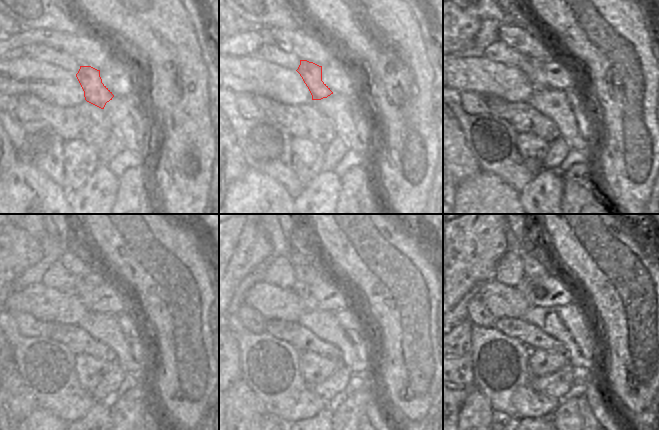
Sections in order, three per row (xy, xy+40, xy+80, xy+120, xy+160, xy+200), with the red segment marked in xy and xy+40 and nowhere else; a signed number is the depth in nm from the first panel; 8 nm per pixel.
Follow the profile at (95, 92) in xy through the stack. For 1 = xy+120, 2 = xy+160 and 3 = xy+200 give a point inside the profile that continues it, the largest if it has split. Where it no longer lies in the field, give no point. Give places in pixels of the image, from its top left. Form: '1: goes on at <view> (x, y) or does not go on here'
1: goes on at xy+120 (95, 278)
2: goes on at xy+160 (311, 274)
3: goes on at xy+200 (532, 267)

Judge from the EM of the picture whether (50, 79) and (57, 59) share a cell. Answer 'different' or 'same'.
different

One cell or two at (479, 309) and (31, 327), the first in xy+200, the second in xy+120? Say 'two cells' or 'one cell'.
one cell

